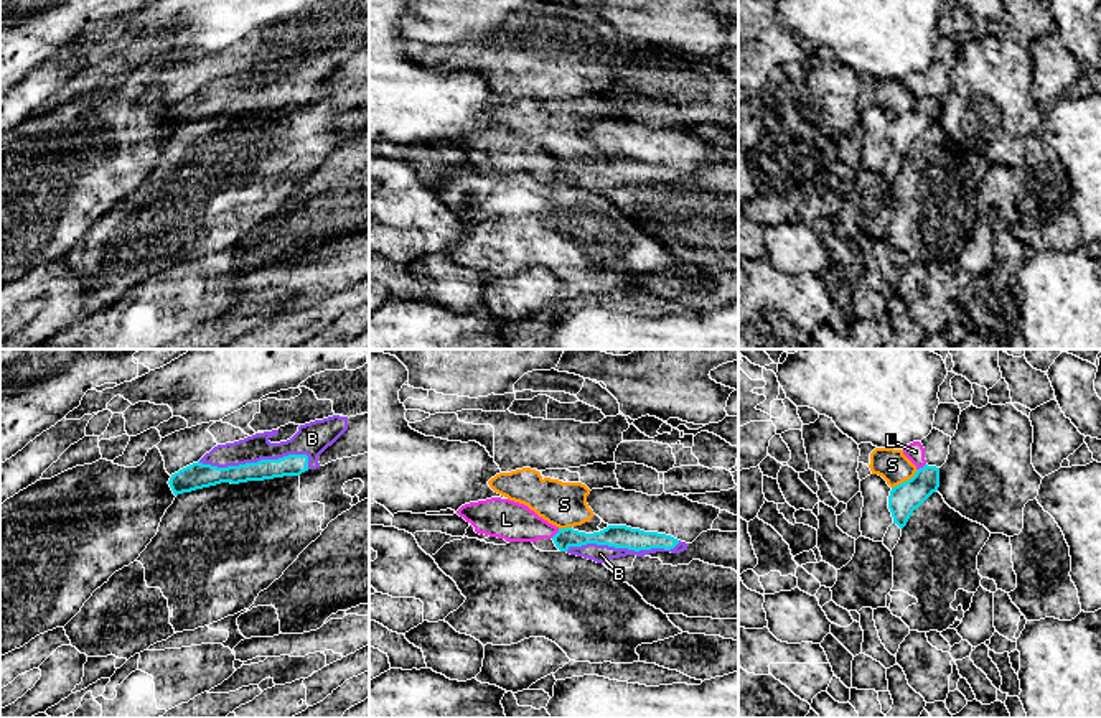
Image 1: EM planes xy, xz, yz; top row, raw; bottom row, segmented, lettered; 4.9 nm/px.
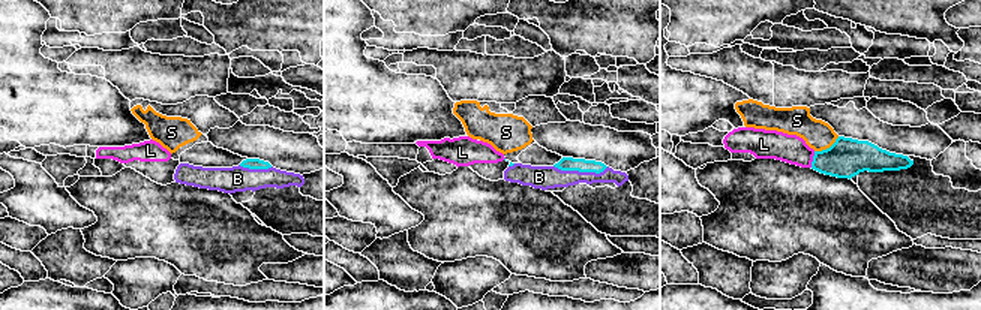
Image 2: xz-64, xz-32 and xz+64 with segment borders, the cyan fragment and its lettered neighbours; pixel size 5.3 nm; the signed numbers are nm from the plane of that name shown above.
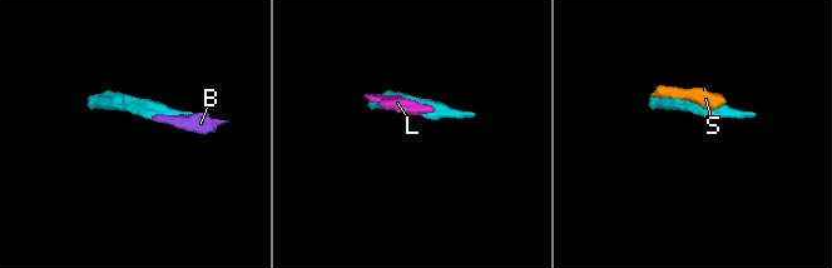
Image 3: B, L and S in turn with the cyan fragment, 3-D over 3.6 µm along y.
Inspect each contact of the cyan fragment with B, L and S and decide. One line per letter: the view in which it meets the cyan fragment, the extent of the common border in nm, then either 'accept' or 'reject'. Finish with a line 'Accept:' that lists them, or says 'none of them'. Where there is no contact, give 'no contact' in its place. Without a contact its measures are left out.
B: xy | 550 nm | accept
L: xz | 60 nm | reject
S: yz | 160 nm | reject
Accept: B

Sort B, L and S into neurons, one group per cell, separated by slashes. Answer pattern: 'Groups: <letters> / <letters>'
Groups: B / L / S

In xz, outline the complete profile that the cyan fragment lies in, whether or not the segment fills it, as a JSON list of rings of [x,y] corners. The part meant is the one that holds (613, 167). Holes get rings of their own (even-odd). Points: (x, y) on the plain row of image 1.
[[[608,156],[593,165],[567,158],[559,160],[552,171],[560,183],[583,188],[597,194],[626,186],[644,188],[656,183],[681,184],[689,178],[689,175],[671,166],[644,163],[626,156]]]

